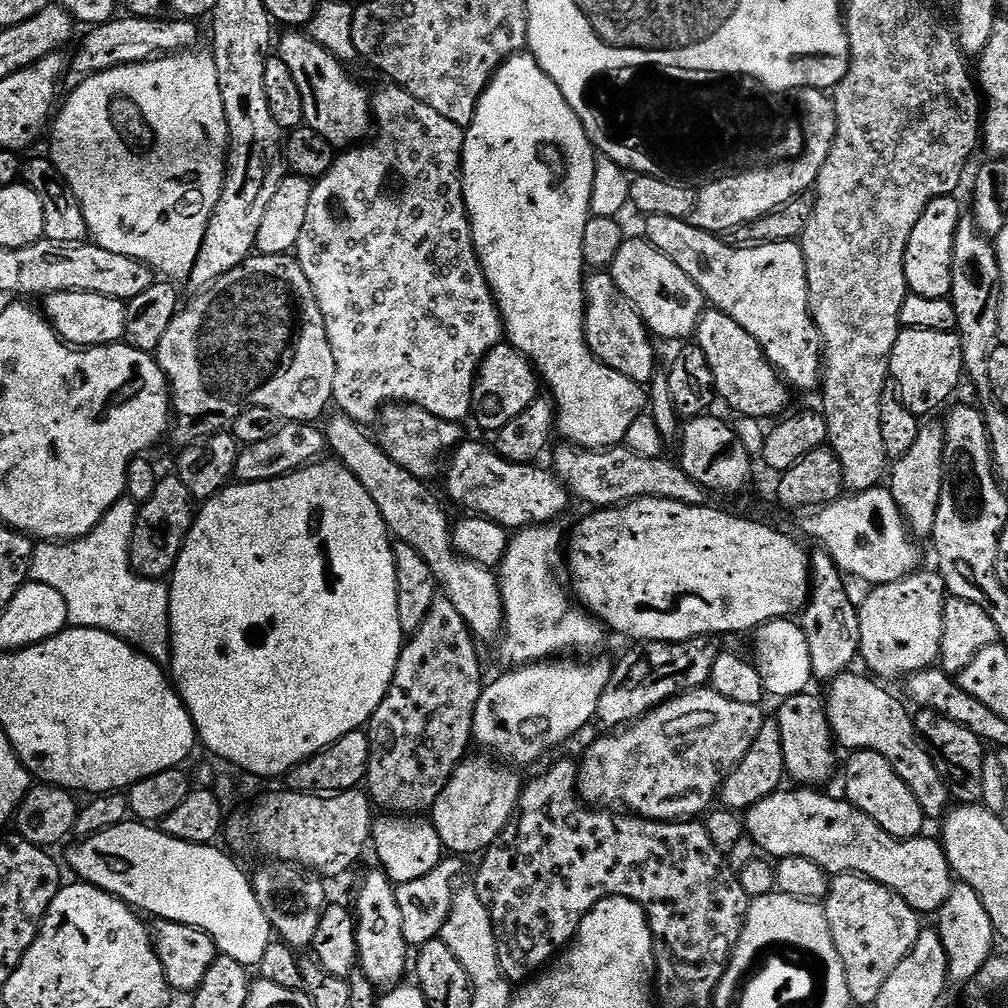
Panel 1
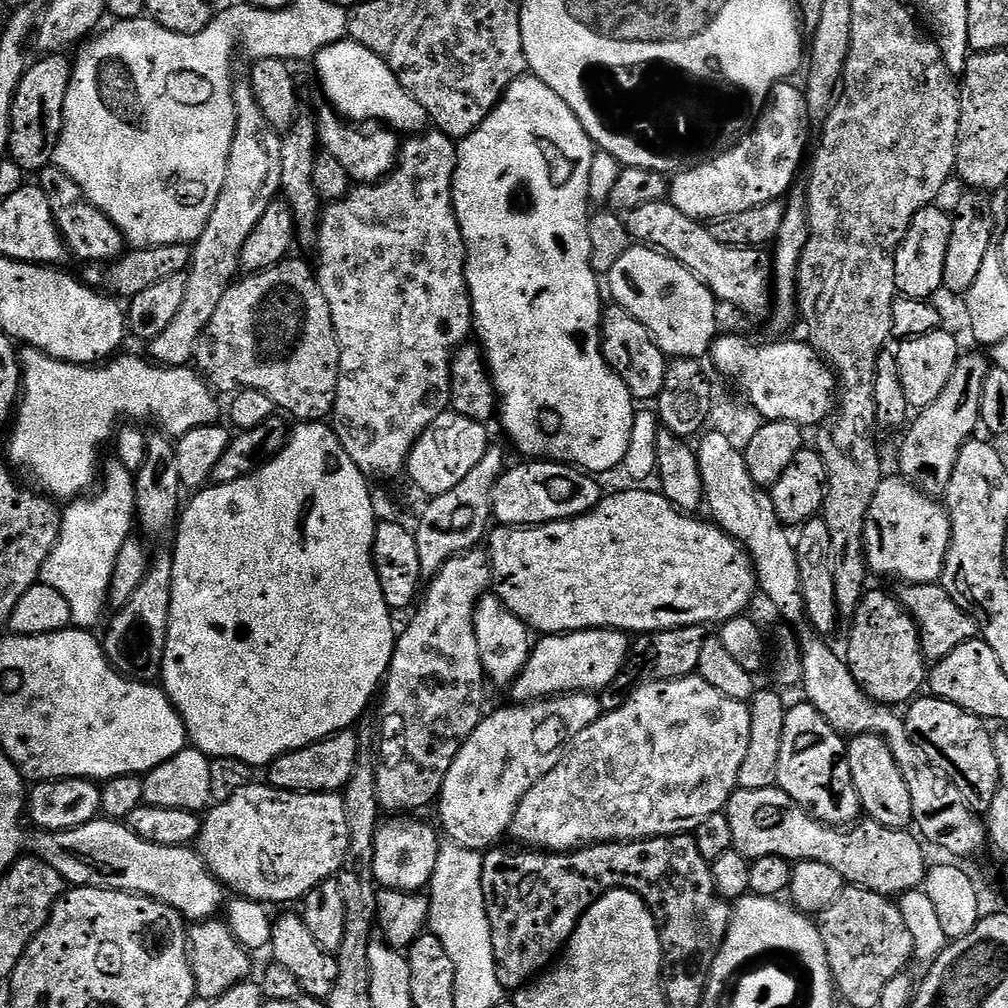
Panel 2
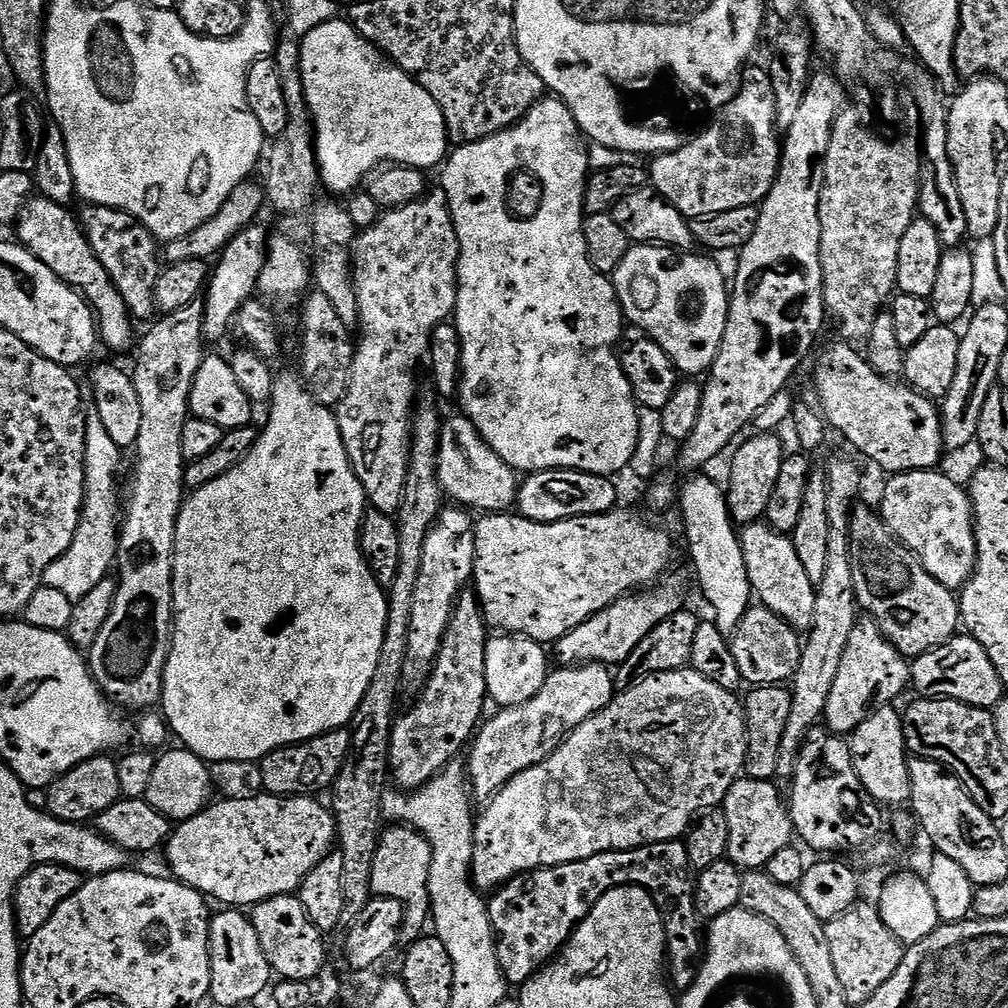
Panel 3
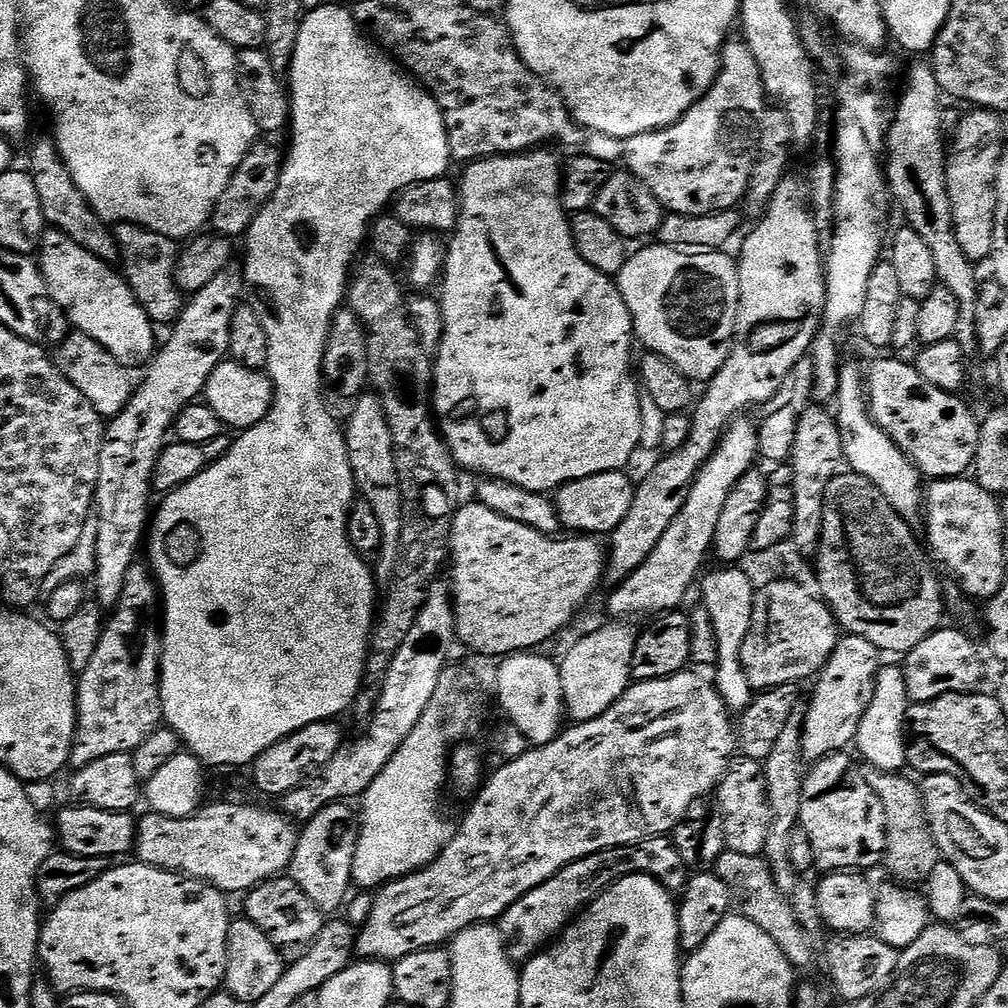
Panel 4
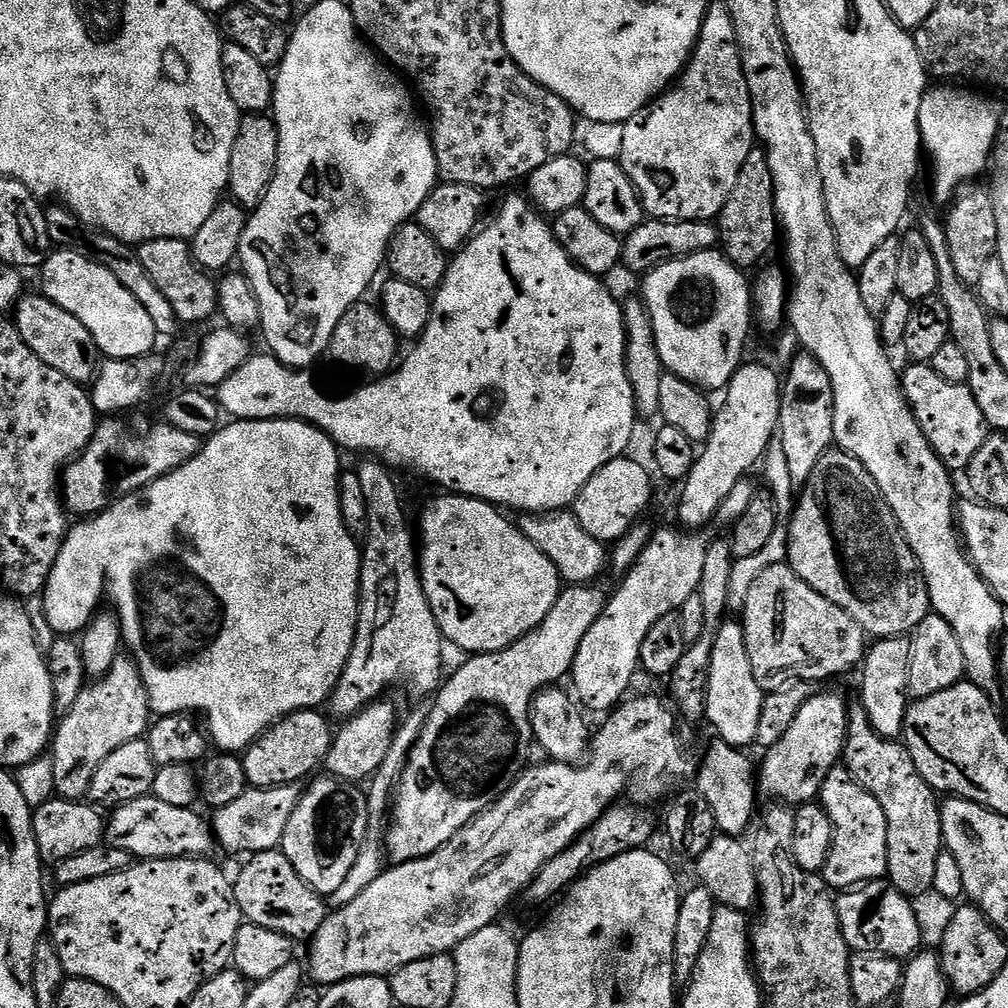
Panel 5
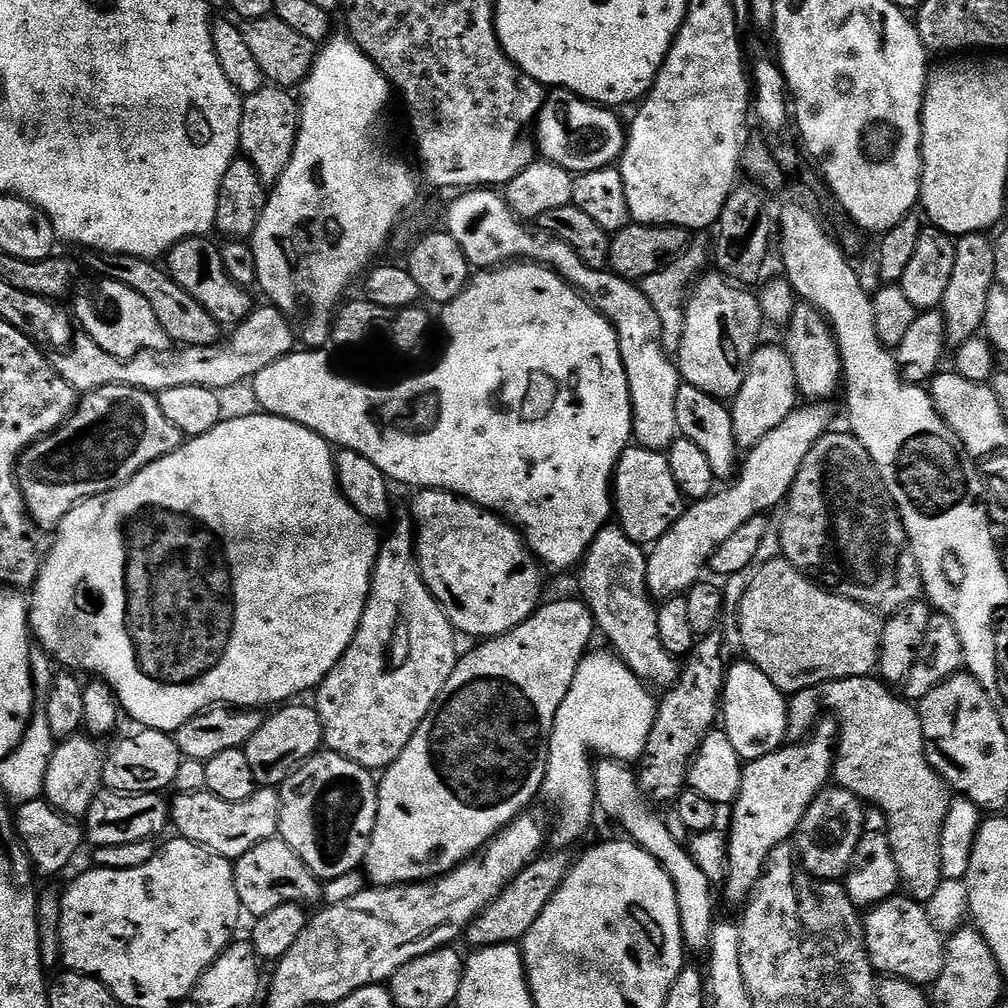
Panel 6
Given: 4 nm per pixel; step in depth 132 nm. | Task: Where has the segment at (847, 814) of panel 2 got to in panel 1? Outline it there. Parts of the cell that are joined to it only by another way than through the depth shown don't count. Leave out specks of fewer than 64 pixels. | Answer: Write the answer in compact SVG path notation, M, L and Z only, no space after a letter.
M811 691L803 692L797 696L787 697L783 701L784 704L780 708L780 716L778 715L778 723L780 725L780 733L782 734L782 754L784 755L784 771L789 777L792 776L800 786L824 786L820 784L828 784L832 780L832 775L837 775L838 764L836 768L836 752L834 747L834 737L832 727L828 724L828 713L826 704L823 699L820 700L816 696L812 696Z

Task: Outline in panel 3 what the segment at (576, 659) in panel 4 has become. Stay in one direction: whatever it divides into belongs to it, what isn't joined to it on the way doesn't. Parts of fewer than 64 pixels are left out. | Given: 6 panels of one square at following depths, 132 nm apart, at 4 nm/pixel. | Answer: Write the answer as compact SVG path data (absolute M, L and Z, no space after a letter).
M574 664L571 666L560 666L549 671L546 682L542 682L542 690L530 698L530 702L522 702L522 706L510 706L500 708L493 720L485 719L481 723L470 747L466 752L466 771L470 781L470 791L477 801L487 802L493 796L497 796L522 770L530 770L530 766L538 766L554 751L568 733L582 726L594 714L604 709L614 695L614 676L605 665L602 664Z

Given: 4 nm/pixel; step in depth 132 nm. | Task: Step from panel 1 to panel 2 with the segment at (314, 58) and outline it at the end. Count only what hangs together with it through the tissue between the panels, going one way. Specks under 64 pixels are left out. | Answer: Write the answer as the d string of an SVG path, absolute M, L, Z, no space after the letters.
M324 106L316 120L320 135L320 148L334 154L342 170L346 170L349 181L361 184L377 184L392 173L400 159L402 140L393 129L376 122L345 122L340 113Z

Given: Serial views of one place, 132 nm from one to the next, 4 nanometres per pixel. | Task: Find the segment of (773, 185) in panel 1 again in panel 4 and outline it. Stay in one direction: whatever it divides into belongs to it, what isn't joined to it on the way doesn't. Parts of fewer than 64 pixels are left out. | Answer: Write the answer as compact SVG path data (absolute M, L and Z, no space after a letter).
M729 38L724 41L724 49L720 52L720 69L716 75L716 81L710 86L710 90L705 96L686 115L678 118L678 122L674 122L665 128L655 128L652 132L638 134L637 136L632 136L629 140L625 140L623 163L626 165L627 171L634 173L642 182L646 182L646 186L650 186L650 190L656 195L658 202L664 205L669 213L677 212L687 216L701 216L711 212L721 212L727 208L736 208L739 205L739 200L741 203L745 199L748 183L752 177L756 151L760 145L760 123L762 122L762 114L765 107L766 93L762 82L762 74L758 70L758 62L754 62L754 54L750 54L750 46L742 38L736 38L736 40L735 38Z

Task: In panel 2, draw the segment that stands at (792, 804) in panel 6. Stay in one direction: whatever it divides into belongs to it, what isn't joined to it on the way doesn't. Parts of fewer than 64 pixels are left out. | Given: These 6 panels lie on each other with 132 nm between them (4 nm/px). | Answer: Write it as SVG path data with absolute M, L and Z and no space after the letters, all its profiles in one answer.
M865 591L850 621L852 637L846 651L848 668L858 686L862 686L870 698L880 704L904 706L917 699L926 684L926 661L920 645L920 631L915 618L893 593L891 596L888 592L872 591Z

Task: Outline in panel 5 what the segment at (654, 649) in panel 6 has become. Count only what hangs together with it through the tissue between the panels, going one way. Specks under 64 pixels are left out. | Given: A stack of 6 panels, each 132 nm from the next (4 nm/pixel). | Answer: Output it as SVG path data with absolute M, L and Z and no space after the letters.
M561 510L555 514L524 514L519 517L518 527L550 562L560 571L561 581L572 586L588 586L607 569L610 564L610 552L605 541L594 538L578 522L575 511Z

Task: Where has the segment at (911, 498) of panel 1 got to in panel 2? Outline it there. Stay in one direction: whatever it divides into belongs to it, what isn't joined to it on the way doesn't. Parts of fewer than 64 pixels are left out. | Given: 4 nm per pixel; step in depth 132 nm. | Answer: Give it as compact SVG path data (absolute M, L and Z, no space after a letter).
M972 352L961 355L960 361L954 366L954 374L950 374L950 382L946 382L946 390L938 394L935 402L930 402L930 406L919 409L920 416L907 425L903 433L904 441L900 444L900 468L899 475L905 480L915 484L920 492L933 498L940 498L947 493L950 486L950 478L954 474L954 466L958 466L958 458L962 446L968 443L977 435L976 428L981 427L980 407L982 406L982 385L986 383L986 374L990 367L990 361L980 352Z

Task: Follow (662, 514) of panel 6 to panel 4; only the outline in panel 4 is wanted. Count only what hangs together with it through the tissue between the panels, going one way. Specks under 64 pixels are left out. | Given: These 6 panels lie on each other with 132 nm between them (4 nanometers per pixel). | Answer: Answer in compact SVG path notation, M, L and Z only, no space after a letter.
M624 470L596 472L586 478L566 482L555 489L554 503L561 525L576 534L610 534L630 514L630 502L634 502L636 484Z

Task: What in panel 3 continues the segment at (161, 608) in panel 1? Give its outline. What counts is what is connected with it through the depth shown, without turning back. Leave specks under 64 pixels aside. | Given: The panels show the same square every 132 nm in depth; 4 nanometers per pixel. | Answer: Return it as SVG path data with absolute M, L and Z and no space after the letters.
M97 411L88 412L88 445L86 446L85 465L88 480L84 484L84 513L78 522L74 542L58 562L50 562L46 569L43 587L66 594L73 602L86 598L98 582L102 582L113 571L116 564L116 549L120 543L122 523L122 498L120 502L120 456L122 450L110 438L106 425Z

